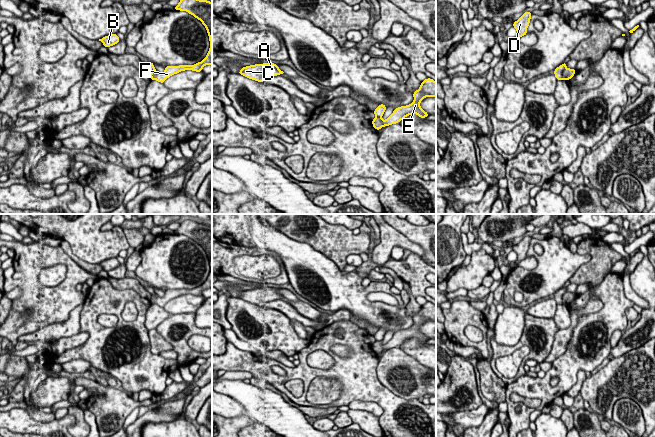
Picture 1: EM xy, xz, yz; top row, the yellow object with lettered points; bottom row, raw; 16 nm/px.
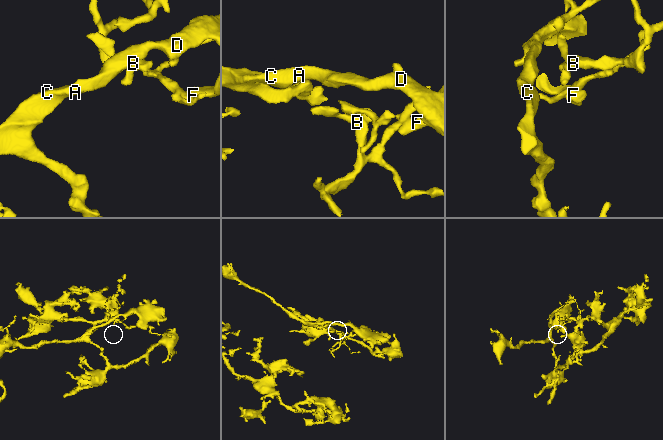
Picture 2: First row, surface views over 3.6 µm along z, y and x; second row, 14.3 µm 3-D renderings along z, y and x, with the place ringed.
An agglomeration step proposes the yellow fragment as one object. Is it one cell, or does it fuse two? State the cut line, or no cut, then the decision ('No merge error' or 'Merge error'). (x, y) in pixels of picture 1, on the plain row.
Split along yz (566, 292), (561, 302). Merge error

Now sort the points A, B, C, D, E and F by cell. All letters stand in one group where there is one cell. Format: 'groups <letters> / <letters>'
groups A C D E F / B

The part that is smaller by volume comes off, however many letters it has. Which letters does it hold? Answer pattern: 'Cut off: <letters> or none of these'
Cut off: B

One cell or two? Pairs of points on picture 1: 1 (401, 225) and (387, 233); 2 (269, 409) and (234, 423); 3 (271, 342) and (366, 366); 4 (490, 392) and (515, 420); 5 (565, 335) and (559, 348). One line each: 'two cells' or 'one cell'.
1: two cells
2: two cells
3: two cells
4: two cells
5: one cell

